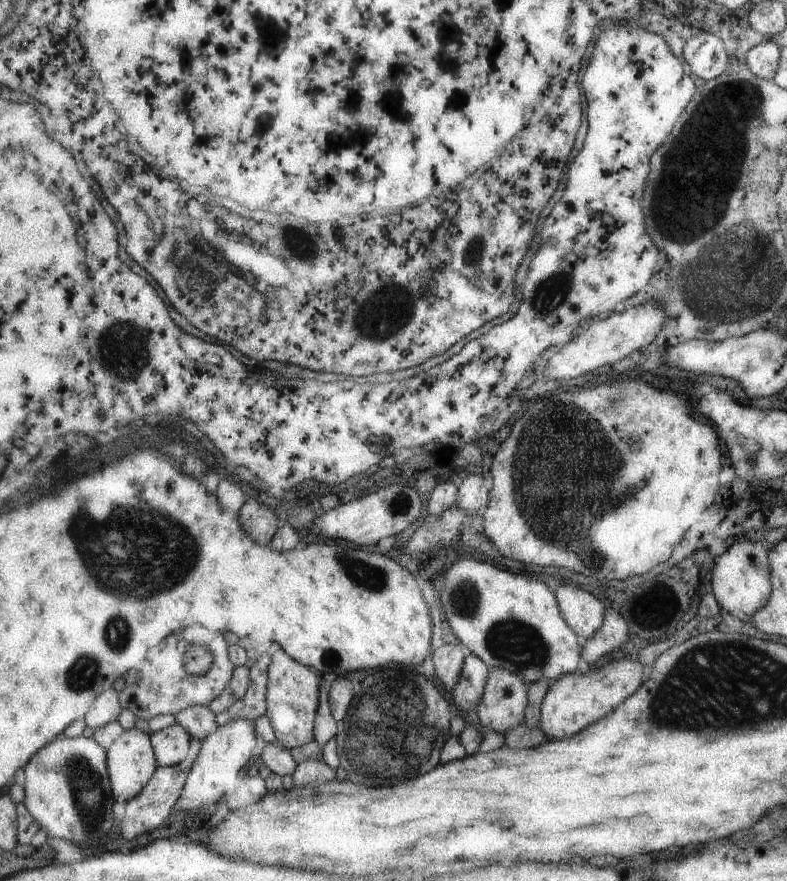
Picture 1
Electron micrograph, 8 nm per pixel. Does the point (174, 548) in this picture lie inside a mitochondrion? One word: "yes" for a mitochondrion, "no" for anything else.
yes

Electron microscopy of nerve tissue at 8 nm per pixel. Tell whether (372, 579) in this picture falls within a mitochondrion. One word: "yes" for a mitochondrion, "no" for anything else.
yes

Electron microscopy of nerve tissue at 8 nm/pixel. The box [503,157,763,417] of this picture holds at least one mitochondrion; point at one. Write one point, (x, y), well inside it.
(558, 288)

